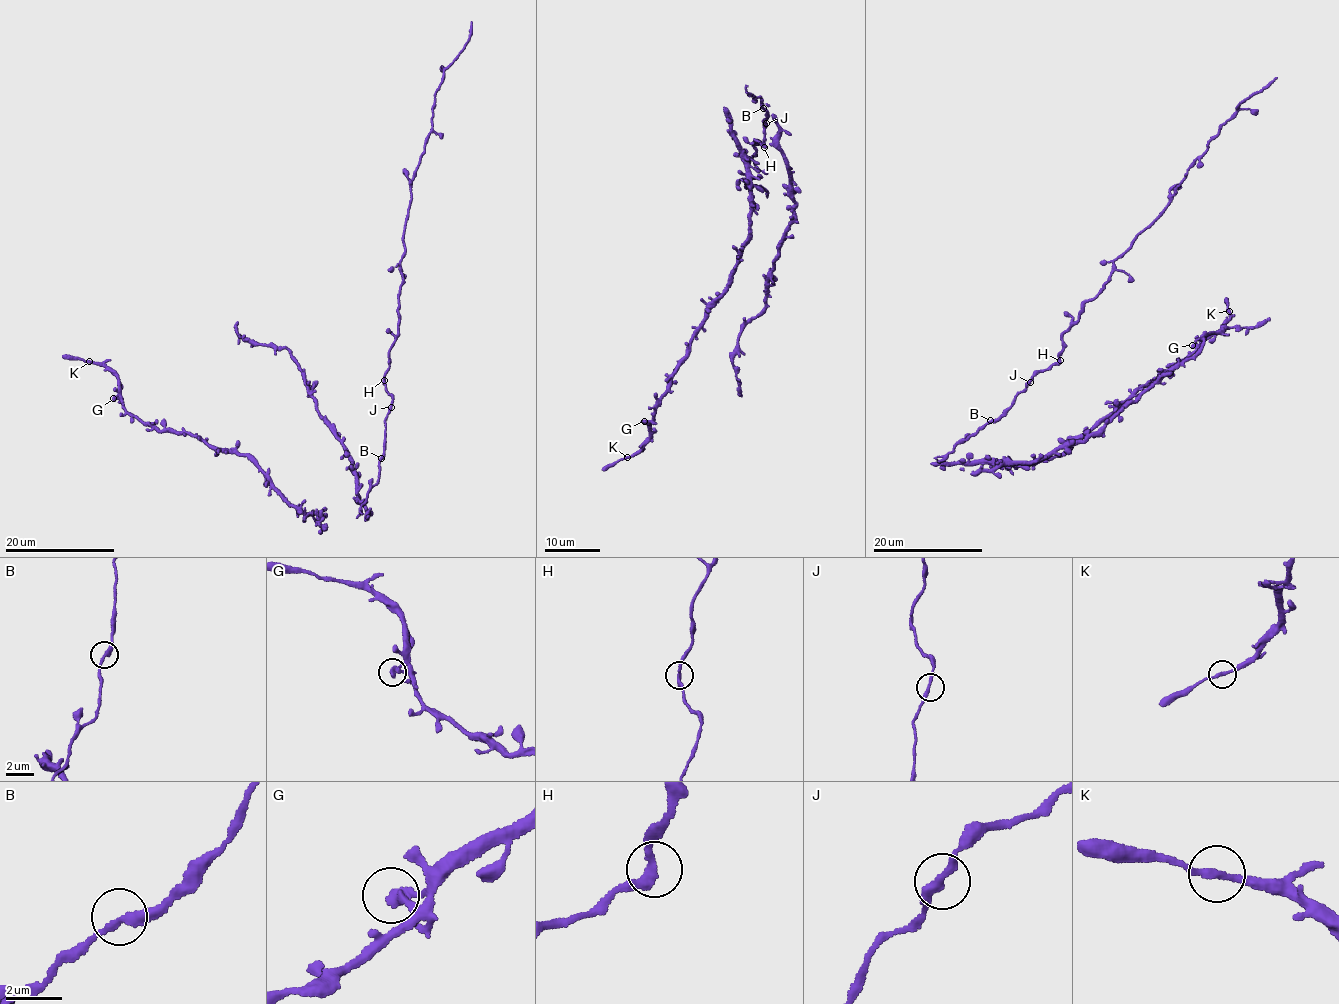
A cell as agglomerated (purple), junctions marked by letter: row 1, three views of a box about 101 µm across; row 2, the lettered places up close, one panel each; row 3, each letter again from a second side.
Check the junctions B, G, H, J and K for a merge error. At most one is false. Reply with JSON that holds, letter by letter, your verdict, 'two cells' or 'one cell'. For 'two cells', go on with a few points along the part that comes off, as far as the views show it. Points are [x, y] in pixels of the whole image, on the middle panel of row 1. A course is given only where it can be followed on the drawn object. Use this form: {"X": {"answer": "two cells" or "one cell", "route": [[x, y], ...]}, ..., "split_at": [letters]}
{"B": {"answer": "one cell"}, "G": {"answer": "one cell"}, "H": {"answer": "one cell"}, "J": {"answer": "one cell"}, "K": {"answer": "one cell"}, "split_at": []}

